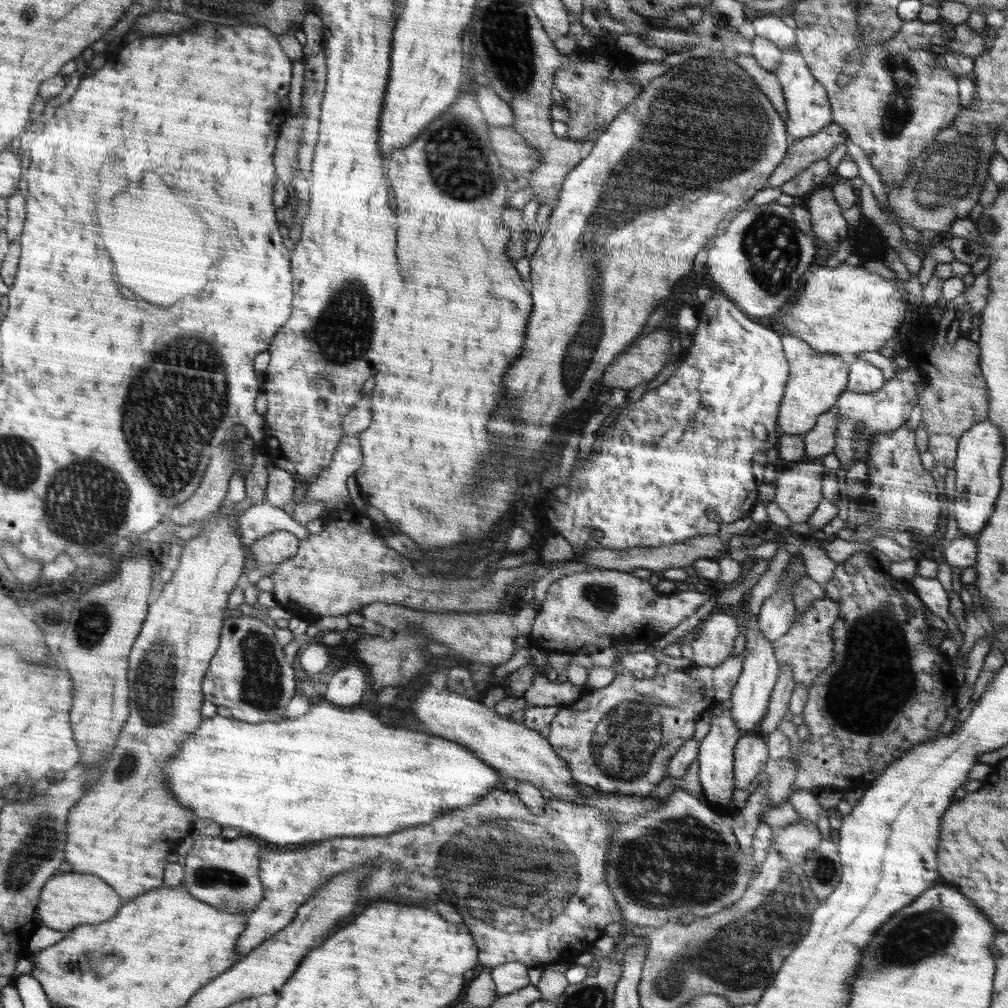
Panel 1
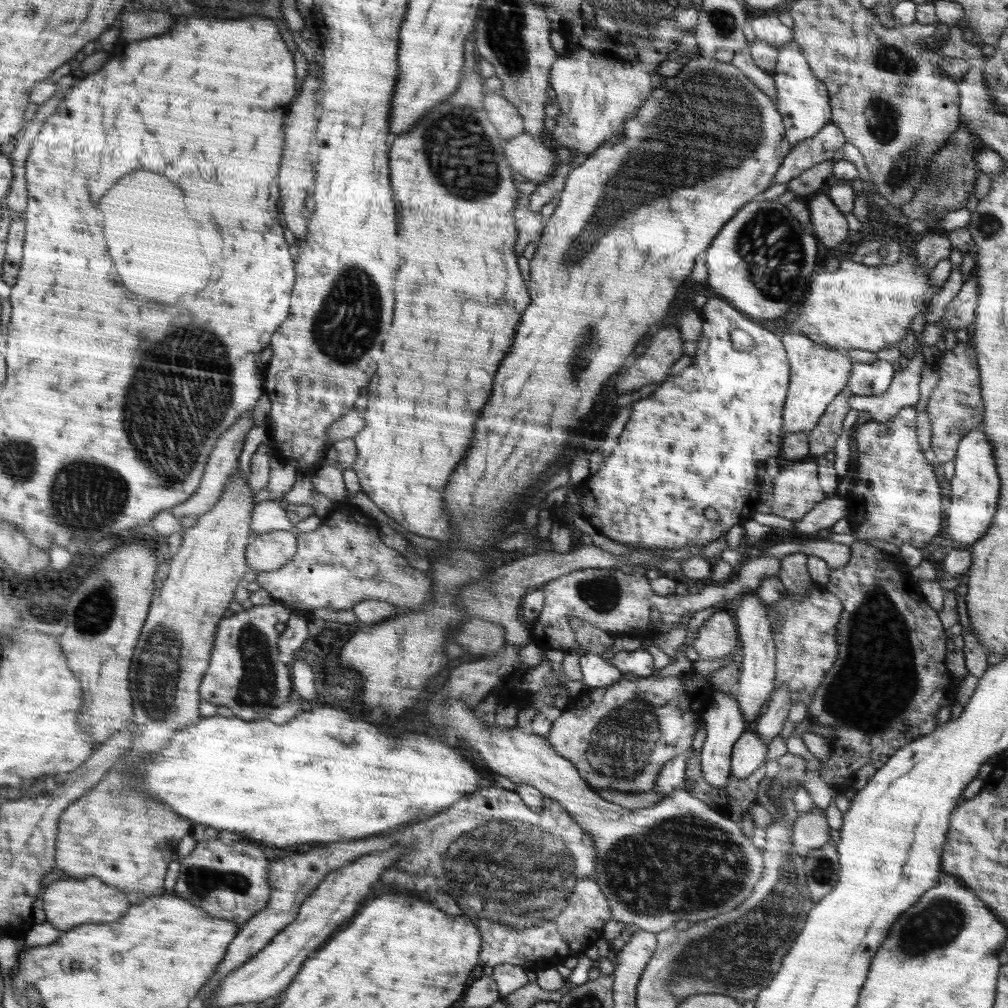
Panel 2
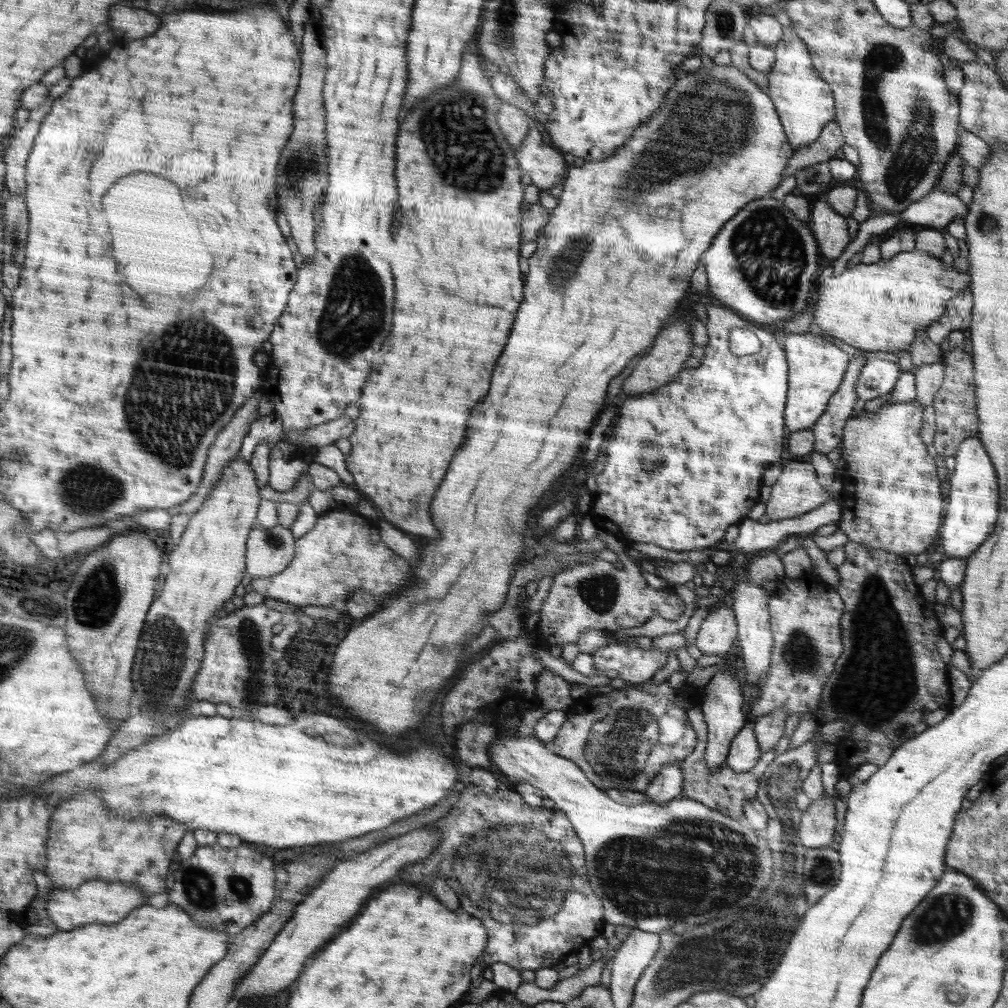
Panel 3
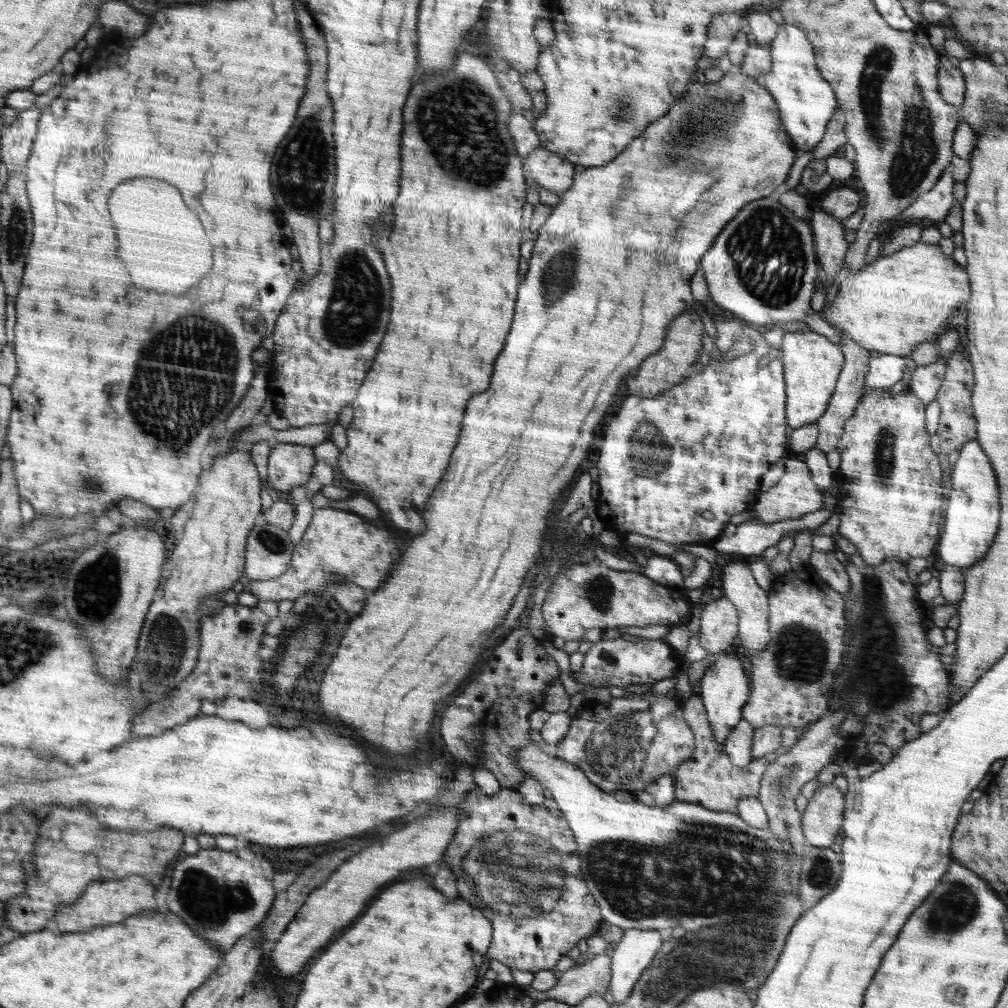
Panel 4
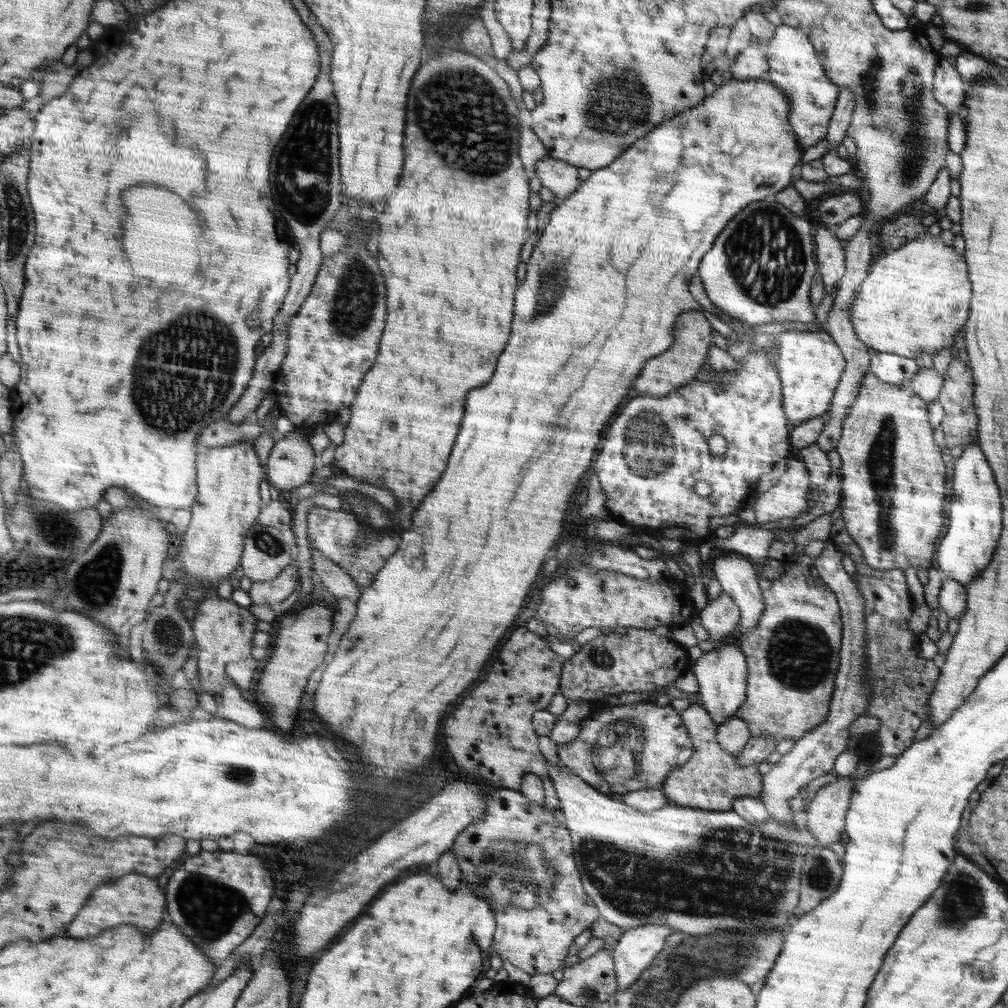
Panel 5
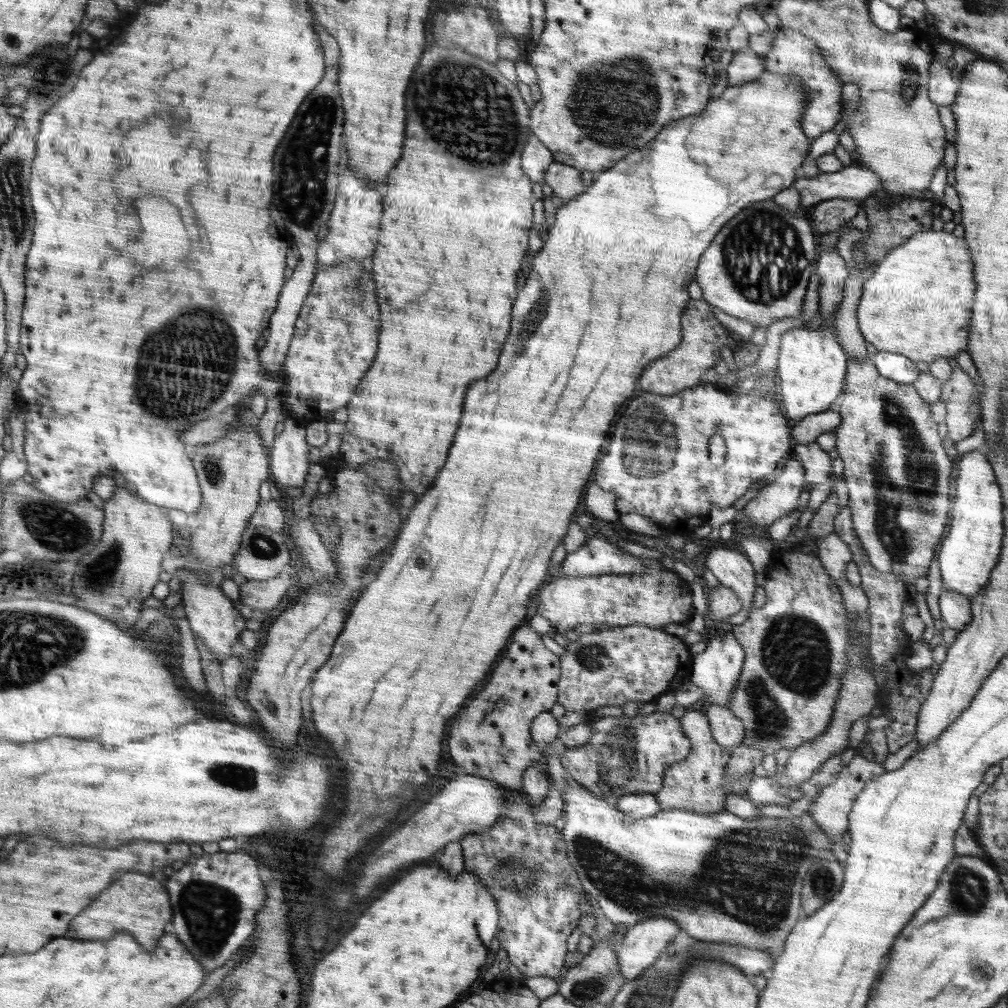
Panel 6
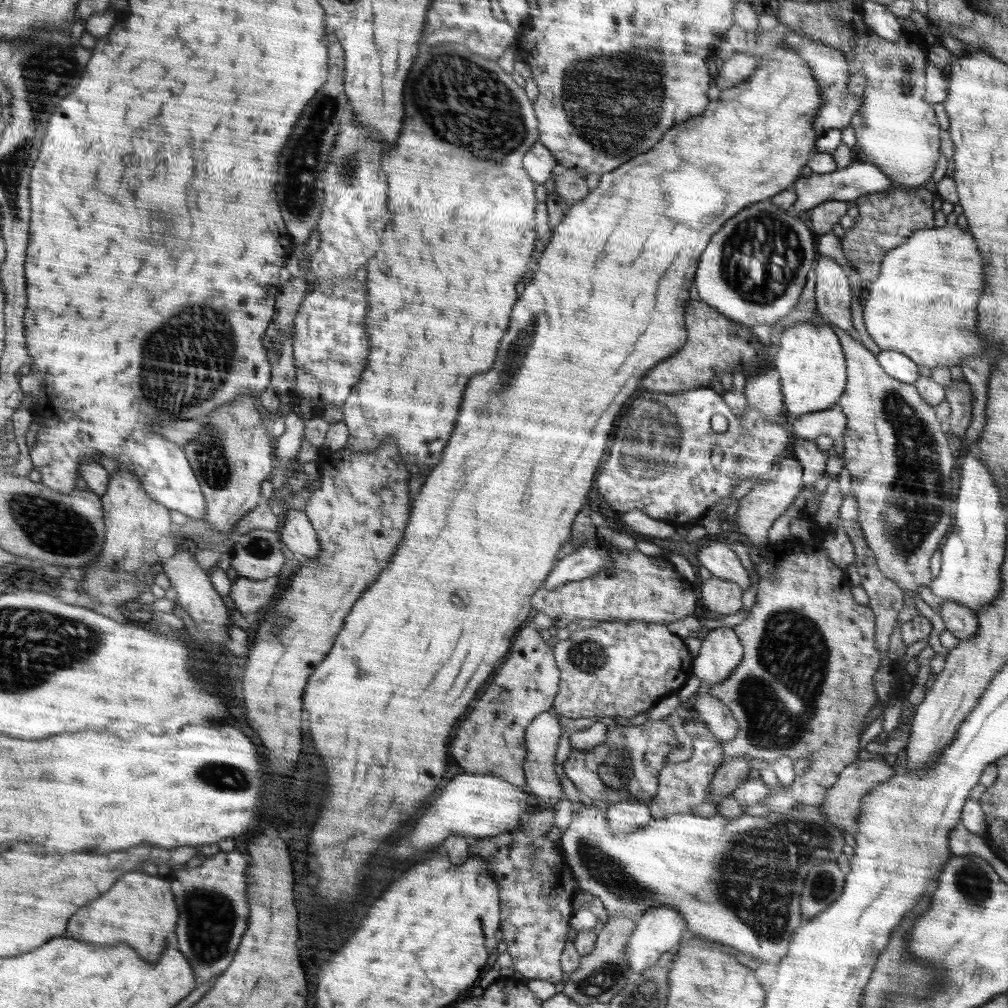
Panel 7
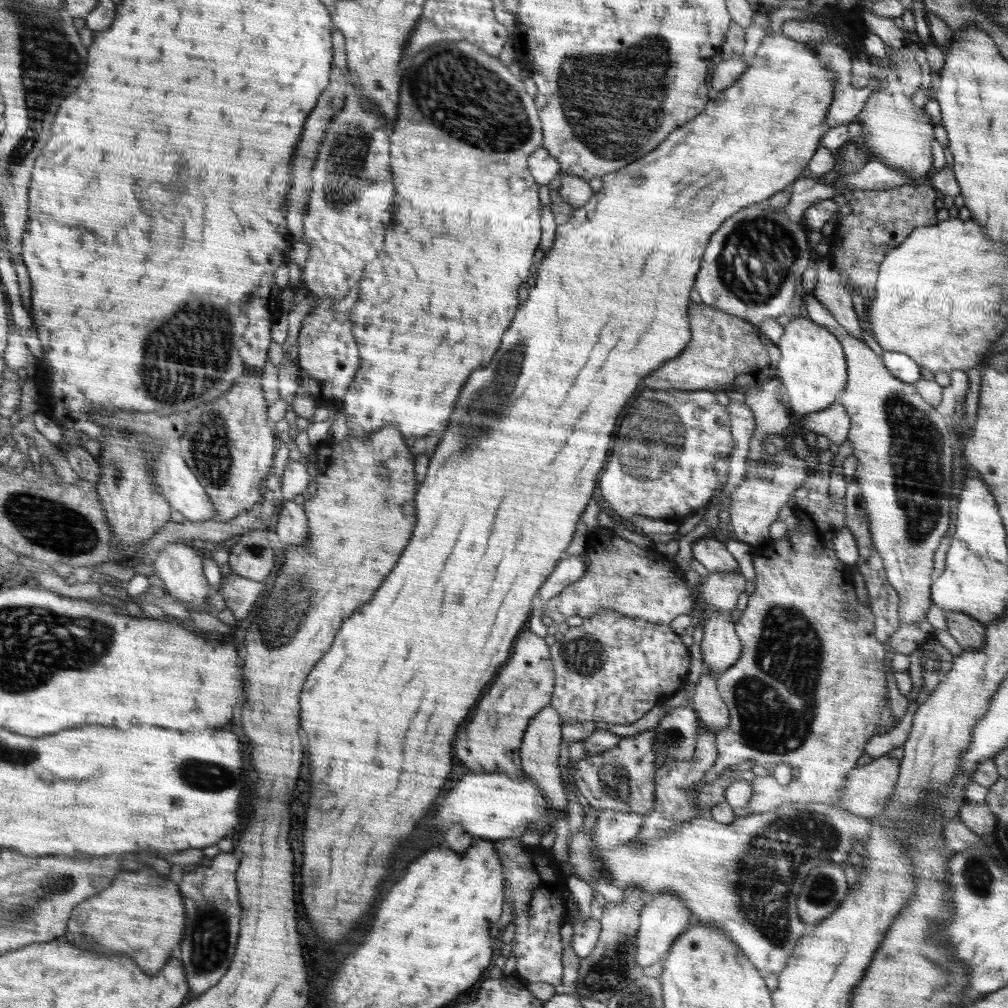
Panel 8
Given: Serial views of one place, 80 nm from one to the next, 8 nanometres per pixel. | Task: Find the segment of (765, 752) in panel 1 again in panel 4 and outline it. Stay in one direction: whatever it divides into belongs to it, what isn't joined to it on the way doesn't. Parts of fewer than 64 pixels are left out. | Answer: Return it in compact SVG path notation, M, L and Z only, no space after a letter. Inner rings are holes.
M742 719L737 722L723 742L723 751L729 756L734 766L746 766L752 759L751 748L755 728Z

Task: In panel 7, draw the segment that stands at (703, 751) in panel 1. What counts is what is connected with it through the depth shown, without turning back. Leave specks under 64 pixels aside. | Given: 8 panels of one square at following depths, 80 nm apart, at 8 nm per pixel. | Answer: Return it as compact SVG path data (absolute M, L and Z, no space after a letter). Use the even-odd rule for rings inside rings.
M714 628L697 646L693 673L702 686L711 687L725 681L743 657L743 646L733 628Z

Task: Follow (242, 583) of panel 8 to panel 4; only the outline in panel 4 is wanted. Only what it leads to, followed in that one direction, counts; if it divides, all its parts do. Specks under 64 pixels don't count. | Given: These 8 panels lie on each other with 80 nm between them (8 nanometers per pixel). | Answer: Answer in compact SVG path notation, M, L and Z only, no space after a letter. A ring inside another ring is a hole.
M336 505L313 510L312 521L301 541L295 546L291 566L278 578L248 581L251 593L258 600L296 600L307 592L314 592L314 602L319 600L318 592L329 589L334 577L349 580L372 591L380 588L392 573L393 566L400 561L400 550L391 532L380 530L376 525L362 522L356 514L340 510Z

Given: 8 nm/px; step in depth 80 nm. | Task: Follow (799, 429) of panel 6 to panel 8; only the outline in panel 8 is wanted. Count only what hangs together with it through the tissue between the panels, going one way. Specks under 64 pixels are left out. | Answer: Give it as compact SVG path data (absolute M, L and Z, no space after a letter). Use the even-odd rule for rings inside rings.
M832 404L828 408L804 416L805 433L814 433L829 438L832 443L841 445L848 438L850 418L842 404Z

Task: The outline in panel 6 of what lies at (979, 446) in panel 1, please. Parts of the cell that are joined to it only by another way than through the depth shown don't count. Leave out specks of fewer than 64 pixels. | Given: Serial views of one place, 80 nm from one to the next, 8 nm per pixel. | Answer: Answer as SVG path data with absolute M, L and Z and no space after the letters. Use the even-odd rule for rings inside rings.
M979 449L964 453L958 461L956 492L948 529L938 546L938 564L943 590L953 590L973 598L989 583L1004 538L1003 501L988 456Z

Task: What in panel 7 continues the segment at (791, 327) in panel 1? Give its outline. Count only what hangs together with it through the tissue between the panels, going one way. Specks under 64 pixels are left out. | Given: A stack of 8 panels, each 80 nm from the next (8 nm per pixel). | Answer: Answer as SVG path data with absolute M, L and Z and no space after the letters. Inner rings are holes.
M947 224L941 227L934 227L931 229L922 229L914 231L906 242L903 242L900 246L894 247L889 253L885 254L884 260L881 262L881 270L878 276L864 289L862 301L863 301L863 318L866 330L869 332L872 341L880 348L884 350L894 350L904 354L907 358L910 358L914 363L919 366L926 366L932 370L938 366L952 367L959 366L962 362L962 358L966 356L979 357L984 349L984 339L979 337L977 333L977 316L976 306L978 306L978 300L982 296L982 256L976 248L976 242L972 238L972 234L968 229L963 230L958 225L948 226Z

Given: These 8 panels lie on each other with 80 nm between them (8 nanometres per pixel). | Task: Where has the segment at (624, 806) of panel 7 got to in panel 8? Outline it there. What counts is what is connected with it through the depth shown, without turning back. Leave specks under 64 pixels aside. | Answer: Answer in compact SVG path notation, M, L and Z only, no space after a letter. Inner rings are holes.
M629 809L604 810L594 826L596 851L614 850L614 846L630 842L640 832L643 816Z

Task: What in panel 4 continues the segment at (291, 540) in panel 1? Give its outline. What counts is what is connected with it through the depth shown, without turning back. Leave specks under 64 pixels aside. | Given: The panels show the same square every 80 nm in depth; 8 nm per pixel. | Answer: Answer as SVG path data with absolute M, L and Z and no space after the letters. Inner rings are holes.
M265 522L254 526L247 542L246 581L278 578L291 566L294 549L283 528Z

